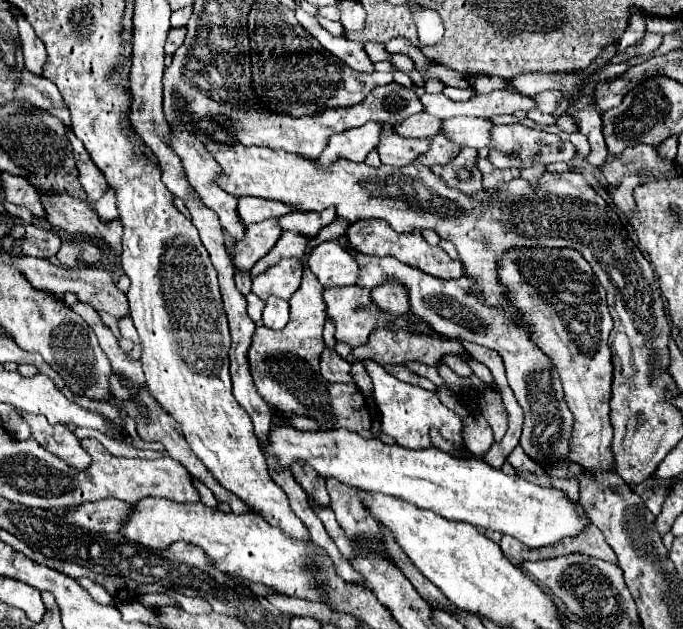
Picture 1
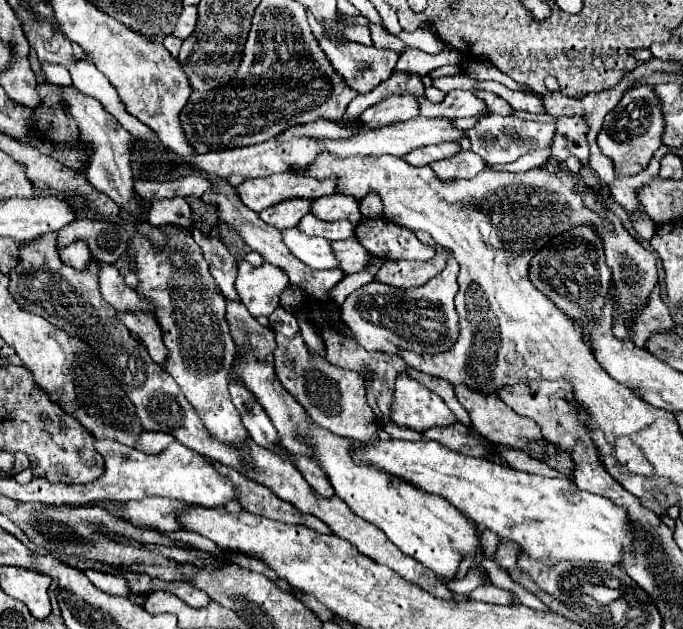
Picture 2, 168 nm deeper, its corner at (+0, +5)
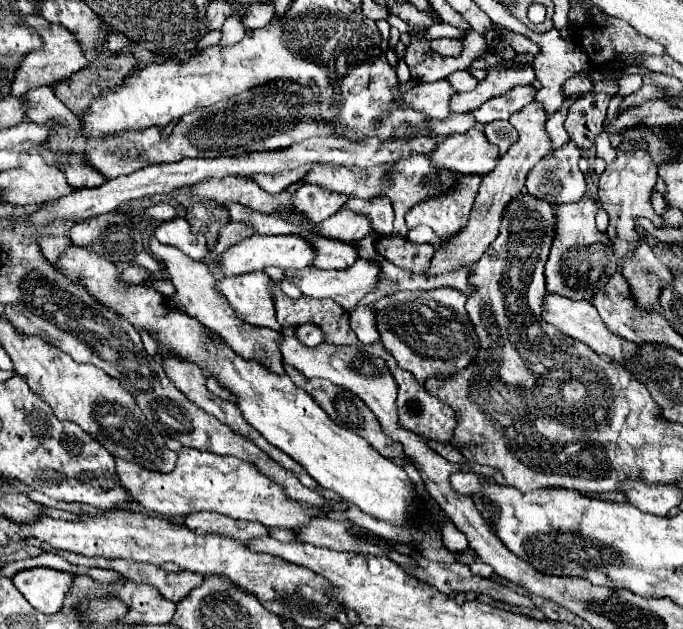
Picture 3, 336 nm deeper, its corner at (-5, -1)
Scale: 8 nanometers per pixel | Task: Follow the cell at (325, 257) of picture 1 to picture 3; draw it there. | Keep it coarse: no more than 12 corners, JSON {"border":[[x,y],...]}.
{"border":[[250,236],[218,256],[222,276],[306,268],[300,236]]}

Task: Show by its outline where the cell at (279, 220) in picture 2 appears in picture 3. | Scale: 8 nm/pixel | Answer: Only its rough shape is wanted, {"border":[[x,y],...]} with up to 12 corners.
{"border":[[300,186],[292,210],[318,224],[336,214],[348,196]]}

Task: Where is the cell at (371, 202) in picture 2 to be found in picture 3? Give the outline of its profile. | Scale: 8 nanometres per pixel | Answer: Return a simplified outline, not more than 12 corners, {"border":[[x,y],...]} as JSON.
{"border":[[428,156],[394,166],[314,166],[302,184],[350,198],[388,196],[394,232],[406,210],[446,192],[456,174]]}

